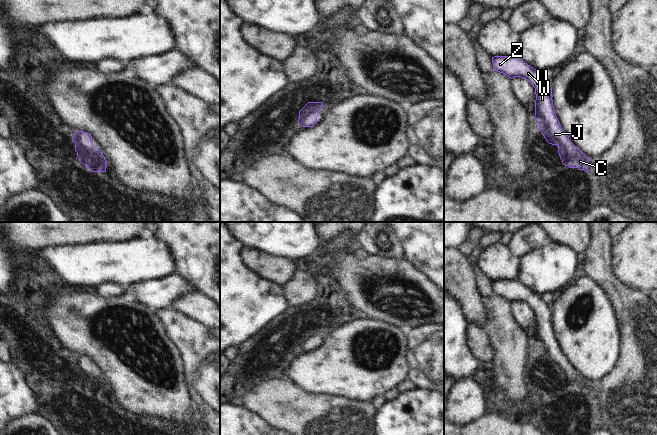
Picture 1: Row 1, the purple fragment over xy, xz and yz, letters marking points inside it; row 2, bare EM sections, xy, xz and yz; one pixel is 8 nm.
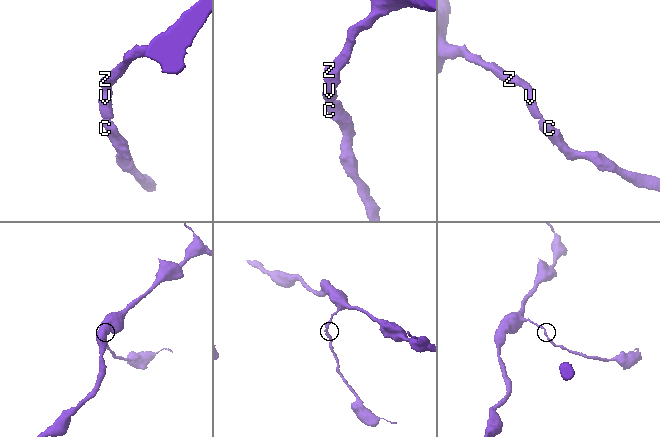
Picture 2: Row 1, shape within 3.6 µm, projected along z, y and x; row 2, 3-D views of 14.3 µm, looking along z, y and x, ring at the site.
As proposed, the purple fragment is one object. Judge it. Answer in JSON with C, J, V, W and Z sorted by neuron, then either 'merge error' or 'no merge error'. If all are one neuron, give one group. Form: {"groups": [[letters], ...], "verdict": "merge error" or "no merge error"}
{"groups": [["C", "J", "V", "W", "Z"]], "verdict": "no merge error"}

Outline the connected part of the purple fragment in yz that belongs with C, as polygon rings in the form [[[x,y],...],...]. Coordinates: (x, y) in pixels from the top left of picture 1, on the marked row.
[[[518,55],[492,57],[493,70],[507,75],[509,78],[521,77],[535,88],[535,116],[540,131],[549,144],[558,146],[562,163],[569,168],[578,168],[589,172],[590,159],[572,142],[562,129],[555,114],[552,100],[552,88],[541,71],[525,63]]]

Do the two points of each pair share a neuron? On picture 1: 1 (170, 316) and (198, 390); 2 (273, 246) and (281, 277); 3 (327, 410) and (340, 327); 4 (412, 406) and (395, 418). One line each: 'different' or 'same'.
1: same
2: different
3: different
4: same

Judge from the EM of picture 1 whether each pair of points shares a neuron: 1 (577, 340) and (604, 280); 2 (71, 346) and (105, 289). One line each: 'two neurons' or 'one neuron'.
1: two neurons
2: two neurons

